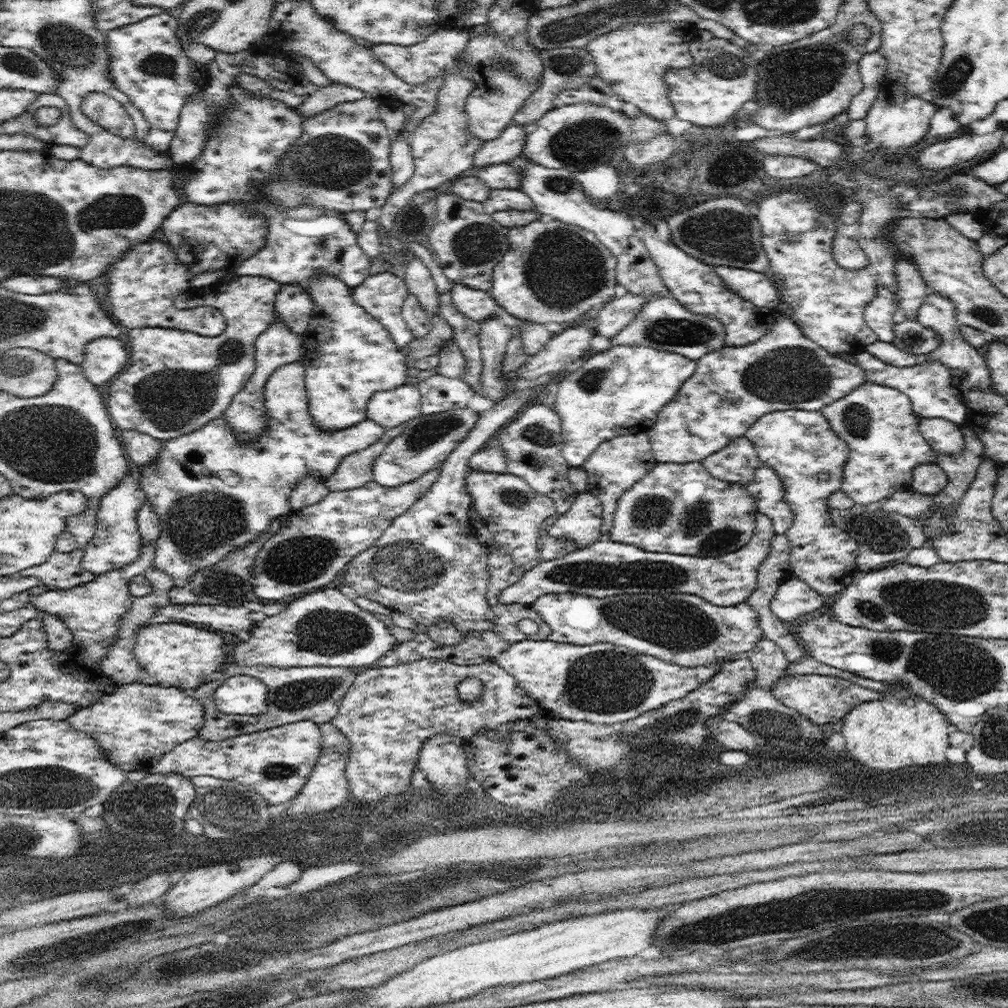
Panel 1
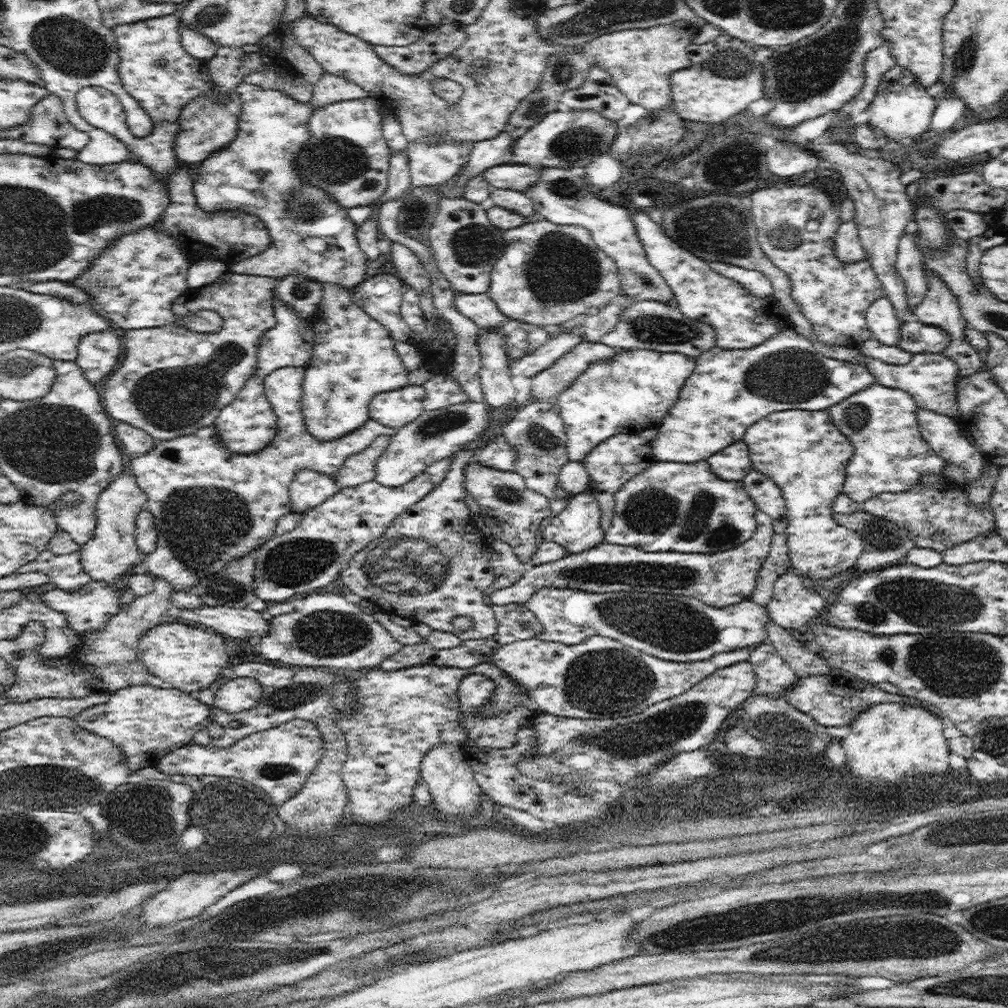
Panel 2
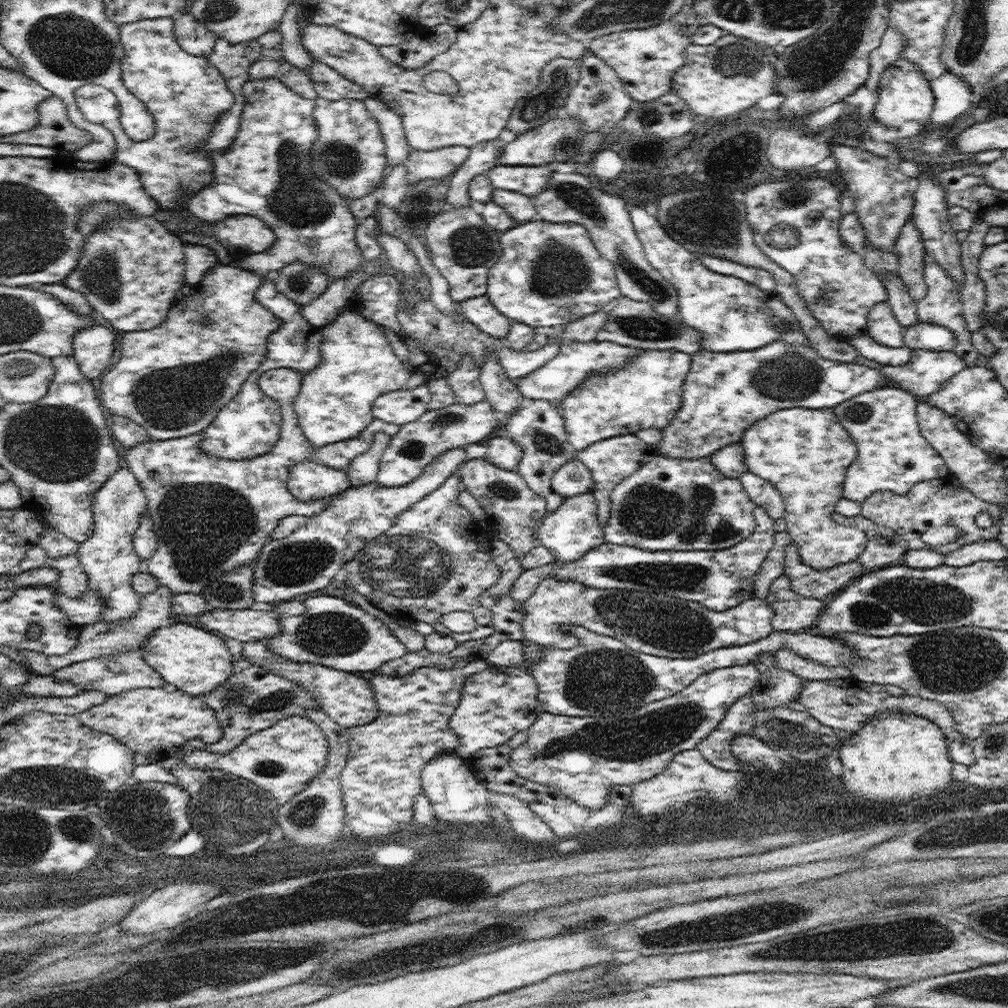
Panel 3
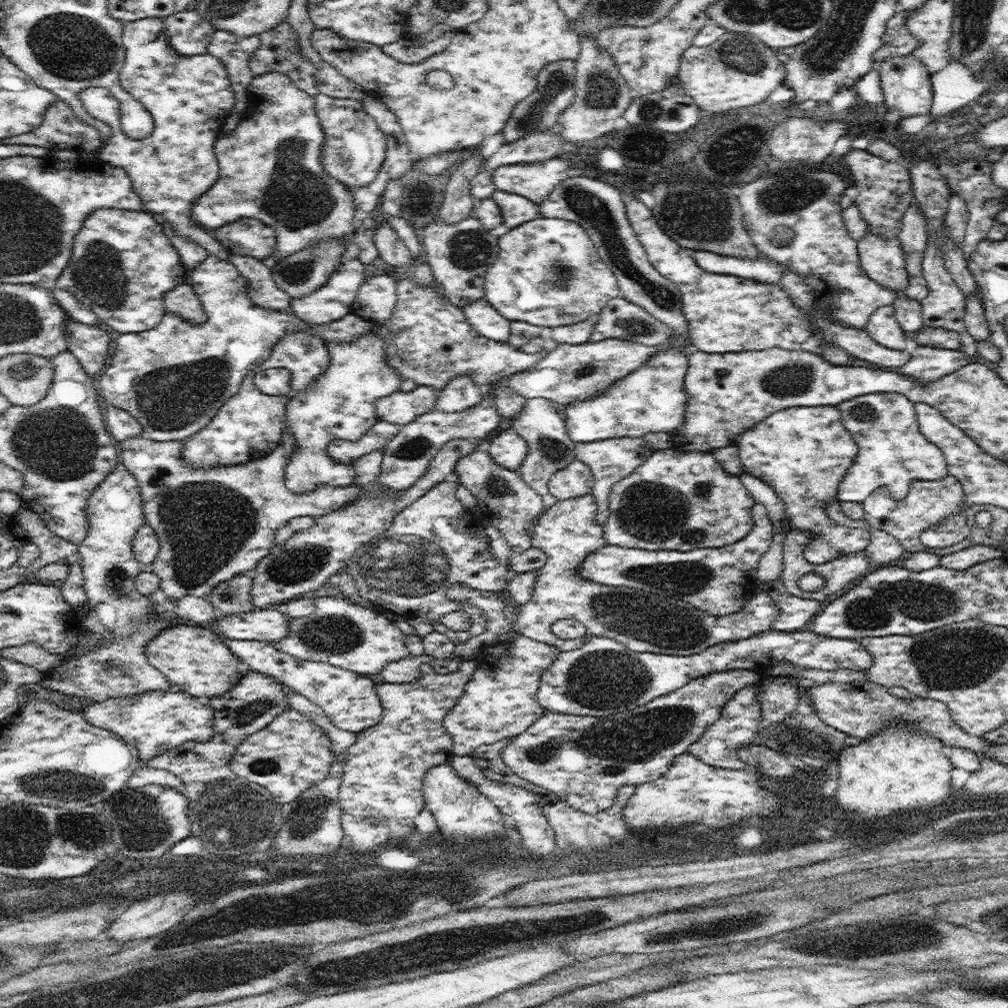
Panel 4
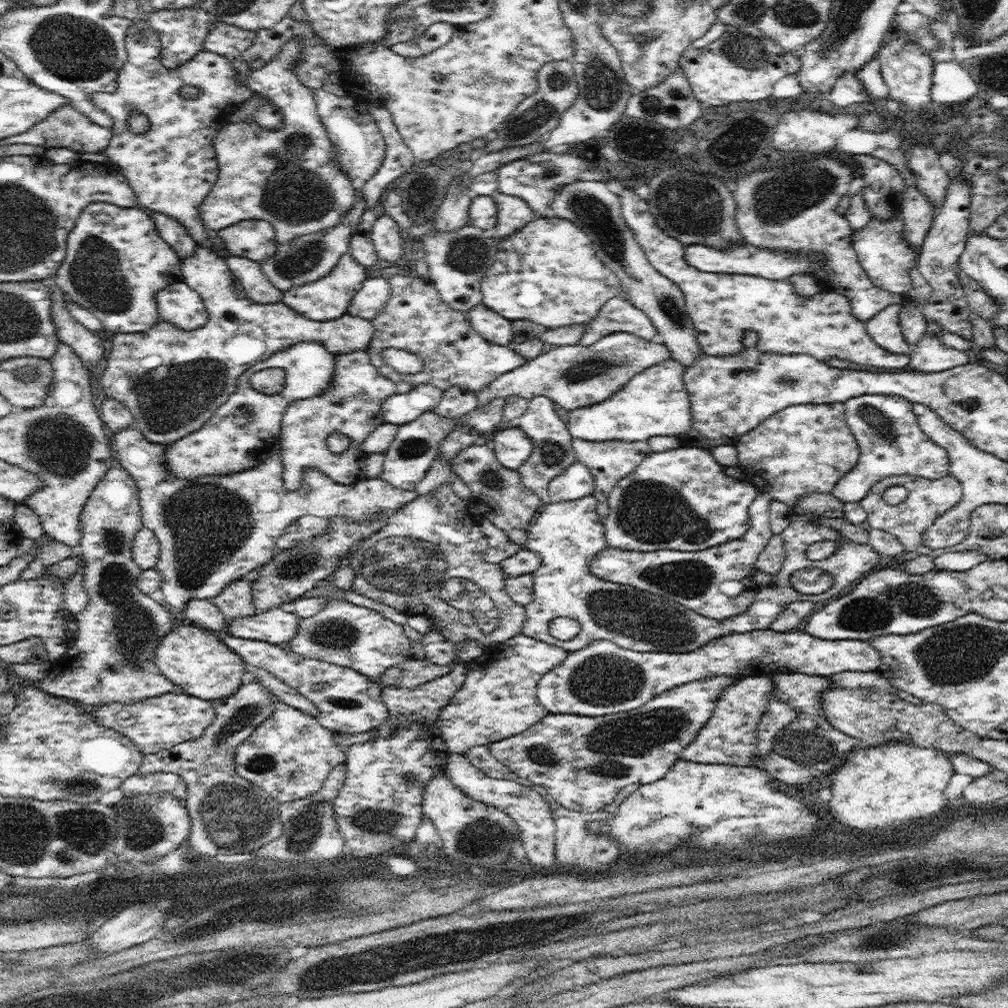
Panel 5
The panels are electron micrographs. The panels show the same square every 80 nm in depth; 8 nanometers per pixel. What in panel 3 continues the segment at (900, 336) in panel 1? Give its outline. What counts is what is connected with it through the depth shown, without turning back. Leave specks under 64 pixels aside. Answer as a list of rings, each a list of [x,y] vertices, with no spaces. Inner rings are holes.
[[[916,322],[906,328],[904,347],[935,352],[953,351],[956,346],[956,335],[944,326],[934,326]]]

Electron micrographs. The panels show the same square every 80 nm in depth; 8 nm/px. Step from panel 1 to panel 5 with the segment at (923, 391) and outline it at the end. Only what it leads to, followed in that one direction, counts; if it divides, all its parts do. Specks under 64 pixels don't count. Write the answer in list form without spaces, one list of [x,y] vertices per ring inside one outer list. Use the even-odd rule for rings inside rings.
[[[928,321],[926,333],[910,354],[909,367],[918,372],[942,372],[969,363],[966,352],[956,350],[940,339],[944,329],[936,321]]]

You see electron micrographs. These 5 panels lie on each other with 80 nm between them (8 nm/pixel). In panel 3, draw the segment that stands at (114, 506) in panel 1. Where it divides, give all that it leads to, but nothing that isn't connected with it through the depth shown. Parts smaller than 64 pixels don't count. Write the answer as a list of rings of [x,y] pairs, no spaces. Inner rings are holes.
[[[120,468],[96,492],[92,508],[92,536],[80,543],[76,555],[87,574],[89,588],[102,595],[107,602],[103,620],[99,621],[106,621],[107,624],[124,622],[140,608],[141,598],[132,586],[132,579],[143,571],[144,566],[134,550],[133,538],[140,519],[147,512],[147,498],[134,474],[128,468]]]

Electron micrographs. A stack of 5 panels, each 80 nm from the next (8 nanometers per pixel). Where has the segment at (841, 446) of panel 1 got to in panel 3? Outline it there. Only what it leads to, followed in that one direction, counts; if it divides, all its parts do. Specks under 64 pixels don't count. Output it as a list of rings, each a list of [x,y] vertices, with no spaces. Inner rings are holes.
[[[794,407],[774,411],[766,418],[751,424],[745,430],[740,442],[744,447],[745,463],[749,471],[772,484],[782,495],[786,509],[786,531],[797,546],[802,564],[814,570],[822,570],[857,560],[867,545],[866,533],[839,525],[833,519],[836,503],[842,497],[848,468],[857,455],[857,444],[838,422],[834,409]]]

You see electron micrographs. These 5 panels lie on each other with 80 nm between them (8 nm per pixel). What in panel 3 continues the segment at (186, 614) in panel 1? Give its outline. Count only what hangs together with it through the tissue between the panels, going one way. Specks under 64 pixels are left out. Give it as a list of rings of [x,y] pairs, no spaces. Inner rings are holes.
[[[218,609],[213,611],[206,611],[204,614],[196,615],[192,620],[200,622],[207,632],[214,634],[223,634],[227,638],[234,638],[241,640],[242,642],[262,640],[262,638],[274,638],[280,634],[282,630],[278,617],[272,617],[268,615],[268,611],[264,610],[252,610],[245,609]]]

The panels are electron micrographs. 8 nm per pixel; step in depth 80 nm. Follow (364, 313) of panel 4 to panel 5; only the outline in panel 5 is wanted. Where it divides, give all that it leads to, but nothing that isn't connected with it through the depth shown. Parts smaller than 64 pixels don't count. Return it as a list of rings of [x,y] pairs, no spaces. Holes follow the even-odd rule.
[[[384,277],[367,278],[362,288],[352,297],[351,303],[348,305],[347,313],[355,317],[365,318],[372,321],[381,313],[388,299],[391,297],[391,284]]]

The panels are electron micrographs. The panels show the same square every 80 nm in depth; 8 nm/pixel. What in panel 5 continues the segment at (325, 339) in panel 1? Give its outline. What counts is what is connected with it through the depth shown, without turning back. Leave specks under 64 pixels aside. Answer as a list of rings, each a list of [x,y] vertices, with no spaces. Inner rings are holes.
[[[365,350],[340,354],[335,358],[336,369],[330,388],[316,398],[292,402],[281,419],[280,454],[286,490],[298,490],[302,486],[302,473],[310,468],[318,469],[334,482],[346,486],[366,479],[363,471],[365,453],[361,452],[361,446],[366,437],[385,422],[381,416],[382,404],[397,394],[397,384],[372,366]],[[332,433],[345,434],[353,446],[342,454],[334,454],[327,445],[327,438]]]

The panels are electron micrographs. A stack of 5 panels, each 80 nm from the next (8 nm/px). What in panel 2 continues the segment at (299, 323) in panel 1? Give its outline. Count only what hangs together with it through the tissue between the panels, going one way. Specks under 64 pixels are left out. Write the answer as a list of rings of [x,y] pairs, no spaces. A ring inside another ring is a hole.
[[[289,274],[283,279],[276,280],[275,283],[274,293],[277,296],[277,300],[290,305],[294,312],[303,320],[312,322],[323,297],[324,284],[316,280],[308,280],[301,274]]]

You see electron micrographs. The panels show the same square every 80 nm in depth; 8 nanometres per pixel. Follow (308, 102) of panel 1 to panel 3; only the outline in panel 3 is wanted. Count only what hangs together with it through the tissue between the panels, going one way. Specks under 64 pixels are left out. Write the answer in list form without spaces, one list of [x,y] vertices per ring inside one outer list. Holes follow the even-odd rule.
[[[312,52],[308,53],[314,62],[311,65],[310,76],[317,96],[326,100],[342,100],[343,98],[364,100],[369,96],[363,86],[348,80],[330,66],[320,62]]]

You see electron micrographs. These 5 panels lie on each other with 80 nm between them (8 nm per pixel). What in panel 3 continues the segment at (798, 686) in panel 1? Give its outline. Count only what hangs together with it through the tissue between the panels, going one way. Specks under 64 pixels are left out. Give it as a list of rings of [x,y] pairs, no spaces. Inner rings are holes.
[[[836,677],[828,680],[809,680],[802,687],[796,703],[801,704],[808,710],[818,722],[834,730],[847,730],[848,732],[853,732],[853,734],[856,734],[869,718],[886,709],[925,716],[942,729],[946,738],[950,738],[949,732],[957,728],[956,721],[952,718],[949,710],[939,700],[908,695],[893,696],[886,691],[884,685],[874,682],[862,683],[854,677],[848,679]]]

